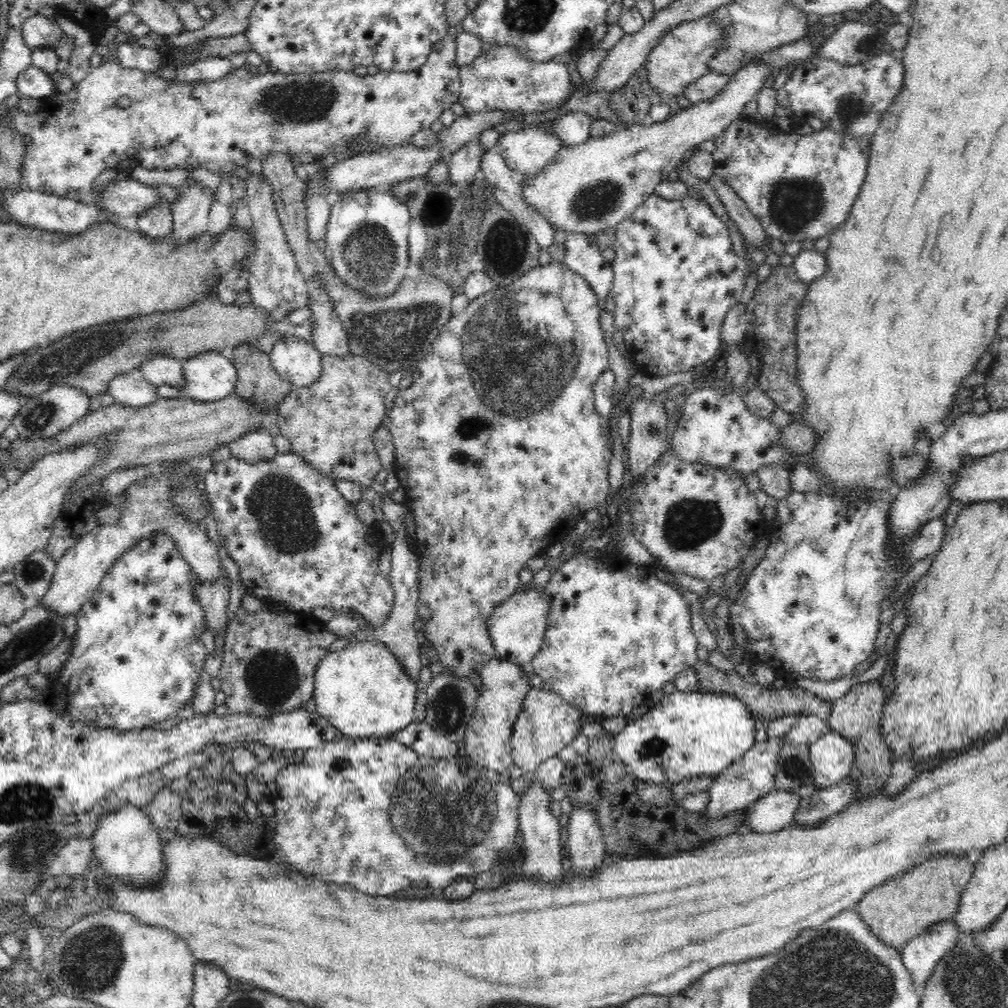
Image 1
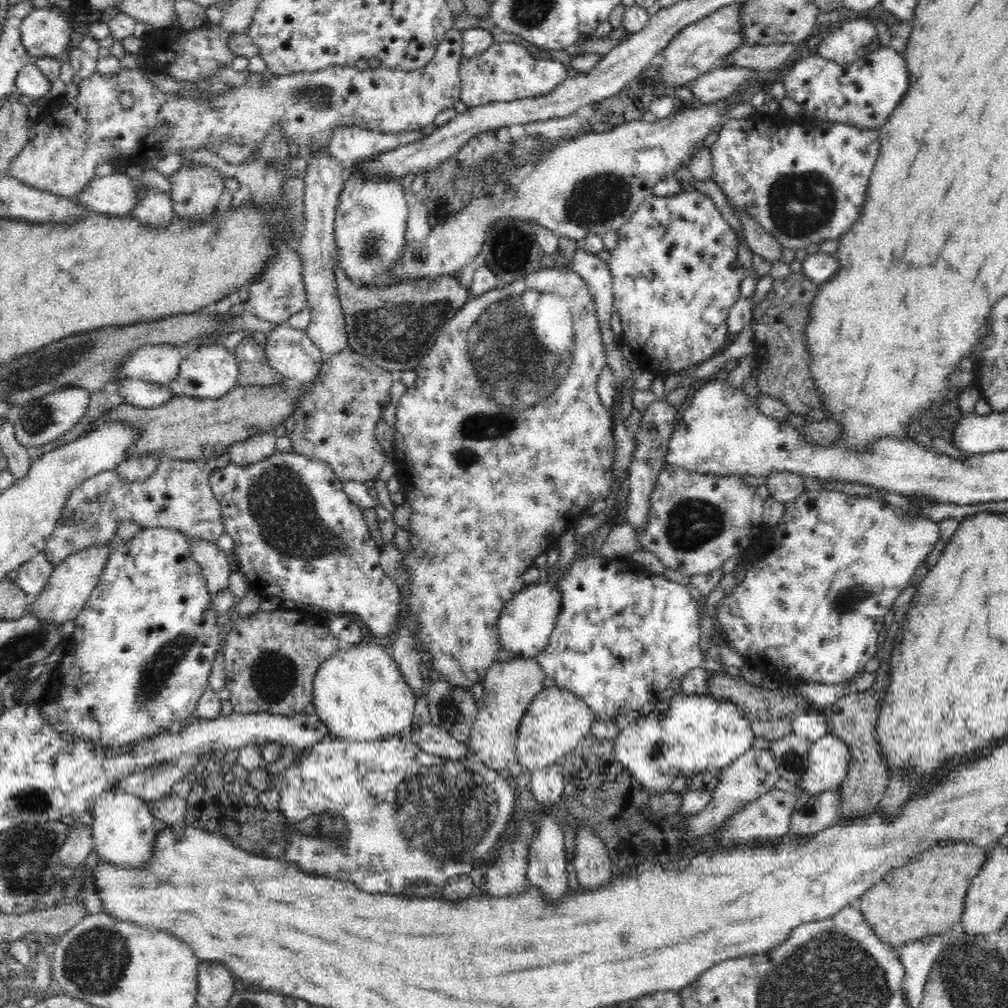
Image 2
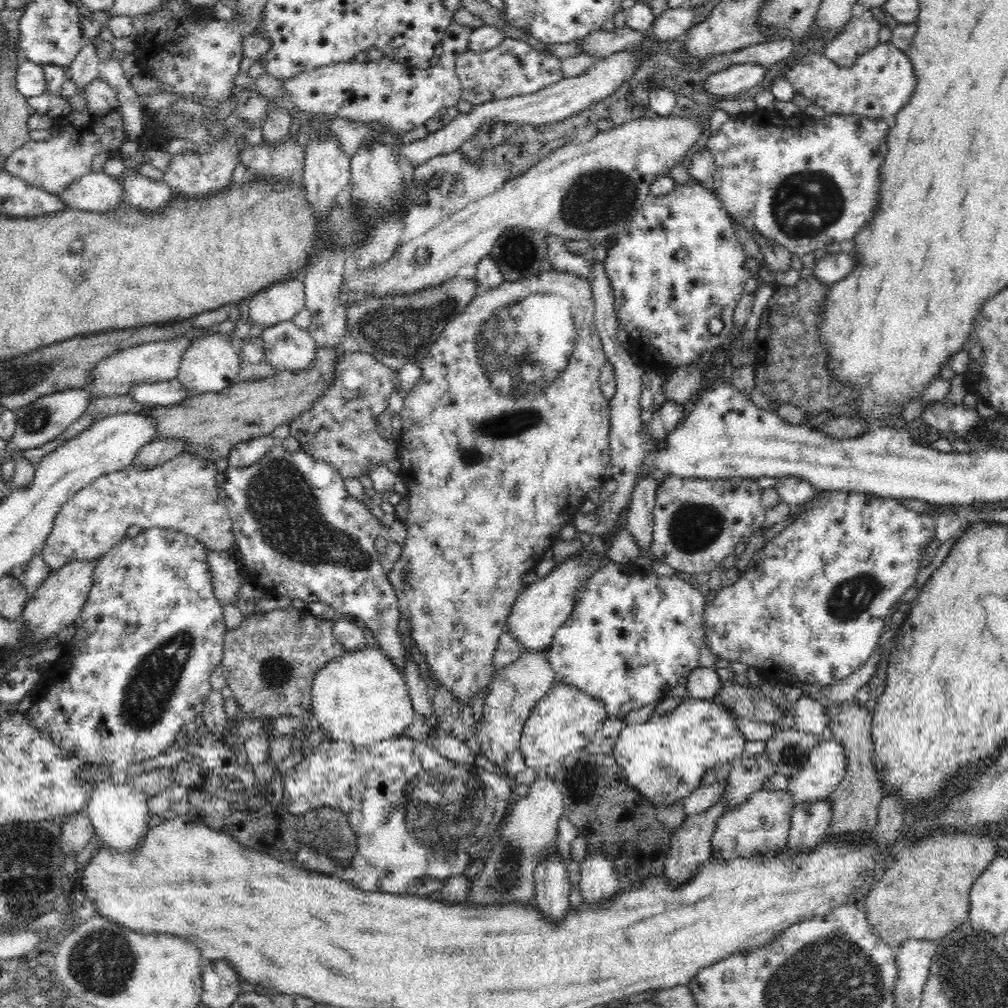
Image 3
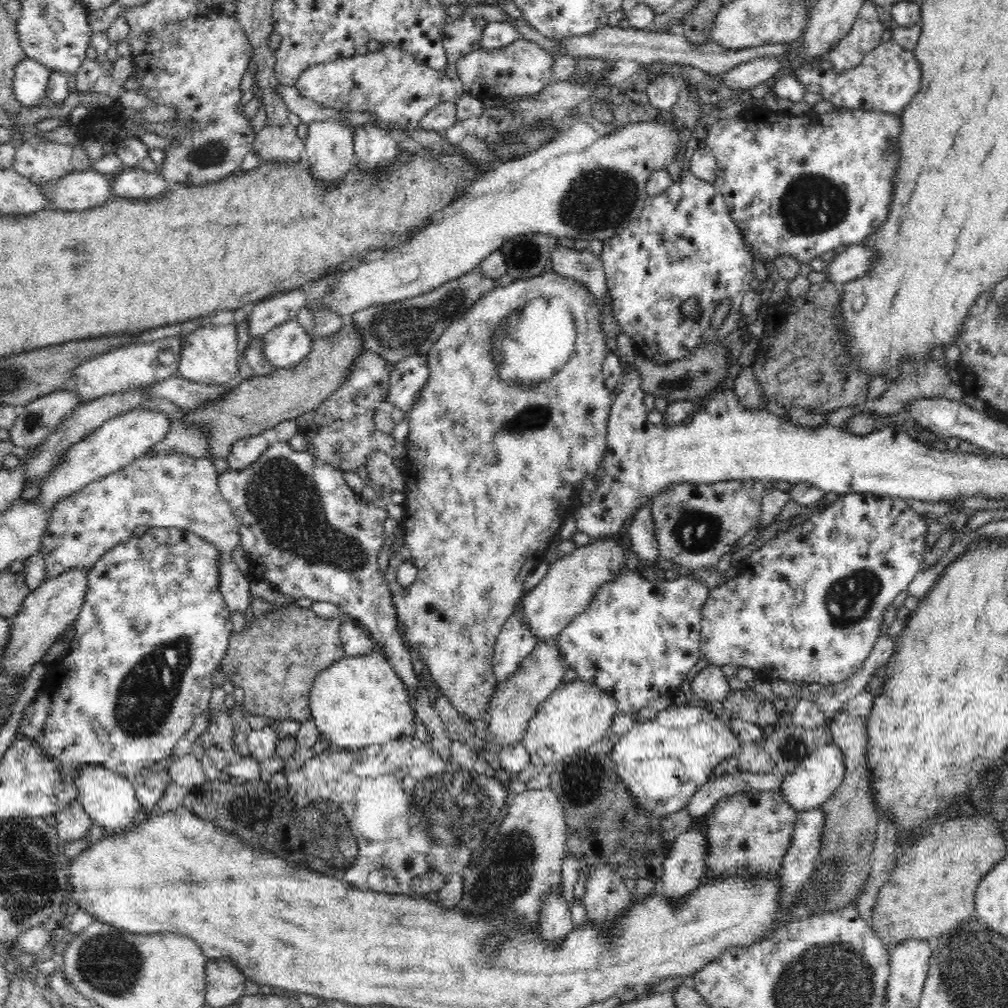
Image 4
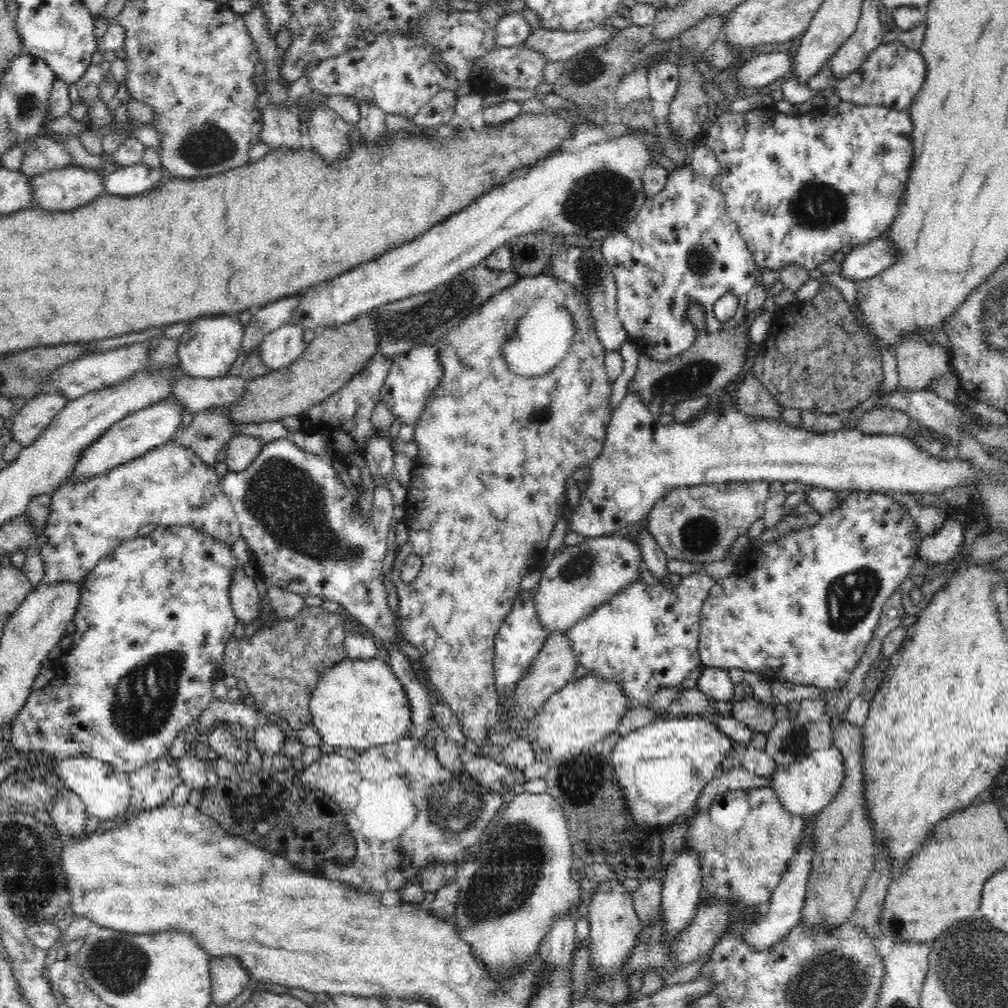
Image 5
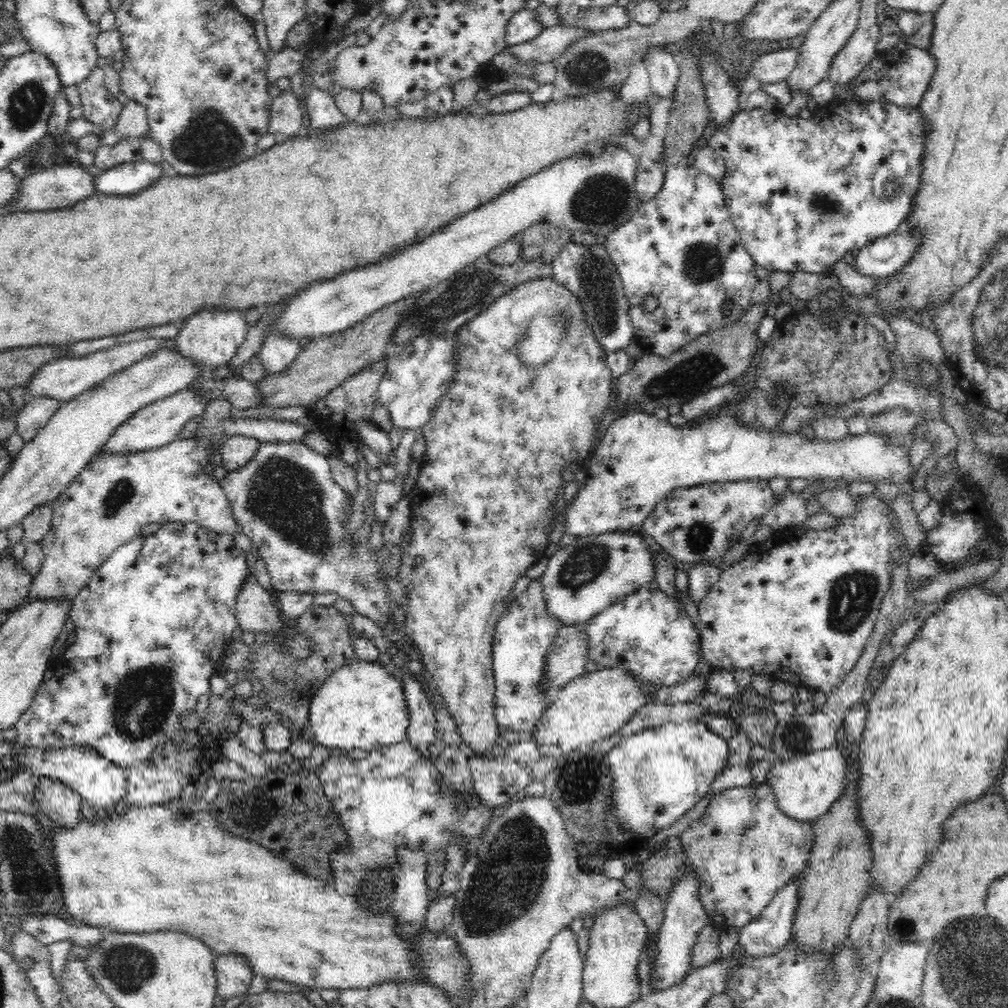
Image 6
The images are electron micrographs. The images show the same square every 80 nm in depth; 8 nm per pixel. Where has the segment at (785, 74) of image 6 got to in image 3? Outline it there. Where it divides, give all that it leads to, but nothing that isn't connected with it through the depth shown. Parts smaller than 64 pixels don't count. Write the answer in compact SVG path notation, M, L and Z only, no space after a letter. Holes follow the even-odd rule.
M758 64L734 65L727 69L717 70L716 72L706 74L703 89L706 90L708 94L713 94L713 96L721 96L723 98L729 96L738 97L749 95L755 91L756 84L760 84L760 82L764 80L767 70L768 68Z

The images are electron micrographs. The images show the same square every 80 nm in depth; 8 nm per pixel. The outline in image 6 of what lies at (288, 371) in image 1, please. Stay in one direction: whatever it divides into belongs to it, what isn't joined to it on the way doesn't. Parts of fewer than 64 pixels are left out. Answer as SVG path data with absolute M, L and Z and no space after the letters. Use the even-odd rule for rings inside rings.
M272 333L265 338L259 357L264 369L269 374L284 372L293 360L296 360L300 349L300 341L282 333Z

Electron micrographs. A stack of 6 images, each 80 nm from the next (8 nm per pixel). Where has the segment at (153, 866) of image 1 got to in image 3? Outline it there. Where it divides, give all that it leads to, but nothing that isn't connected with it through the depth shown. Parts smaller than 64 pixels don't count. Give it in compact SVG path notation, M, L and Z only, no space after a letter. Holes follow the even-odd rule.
M109 778L106 782L95 782L95 788L89 793L85 812L104 848L109 848L112 853L124 855L140 846L148 830L153 828L148 825L147 799L146 795L132 787L128 781L124 784L114 784Z

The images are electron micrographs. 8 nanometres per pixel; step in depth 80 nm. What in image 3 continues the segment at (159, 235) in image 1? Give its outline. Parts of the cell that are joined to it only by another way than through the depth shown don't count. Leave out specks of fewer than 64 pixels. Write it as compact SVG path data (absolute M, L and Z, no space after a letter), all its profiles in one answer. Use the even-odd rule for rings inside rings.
M129 171L122 177L124 198L127 206L140 212L156 214L172 200L172 189L163 181L154 181L136 171Z

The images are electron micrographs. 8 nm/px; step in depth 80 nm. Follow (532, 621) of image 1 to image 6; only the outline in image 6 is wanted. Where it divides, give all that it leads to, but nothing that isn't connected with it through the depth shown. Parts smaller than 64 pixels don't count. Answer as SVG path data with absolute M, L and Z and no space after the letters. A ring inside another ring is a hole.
M634 531L604 532L592 536L577 537L567 547L559 548L551 557L546 570L539 578L548 614L564 626L585 623L596 613L612 606L619 598L634 592L637 588L649 586L655 578L652 549L648 549L647 538Z

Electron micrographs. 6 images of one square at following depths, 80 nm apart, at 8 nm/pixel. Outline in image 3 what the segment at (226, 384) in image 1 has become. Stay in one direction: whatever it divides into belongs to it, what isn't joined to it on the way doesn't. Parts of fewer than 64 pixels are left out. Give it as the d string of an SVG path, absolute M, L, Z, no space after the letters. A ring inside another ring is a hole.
M232 334L229 335L204 335L198 337L186 348L182 356L177 373L177 380L180 385L184 385L186 390L195 392L222 392L234 383L238 382L241 370L241 358L236 350L232 348Z

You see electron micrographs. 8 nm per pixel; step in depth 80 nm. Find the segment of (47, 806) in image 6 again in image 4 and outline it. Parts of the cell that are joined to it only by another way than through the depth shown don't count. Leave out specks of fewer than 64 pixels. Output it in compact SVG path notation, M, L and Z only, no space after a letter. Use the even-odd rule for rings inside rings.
M81 799L66 806L64 810L58 810L55 814L57 819L56 830L59 840L64 844L72 844L84 838L90 830L93 820L81 805Z

